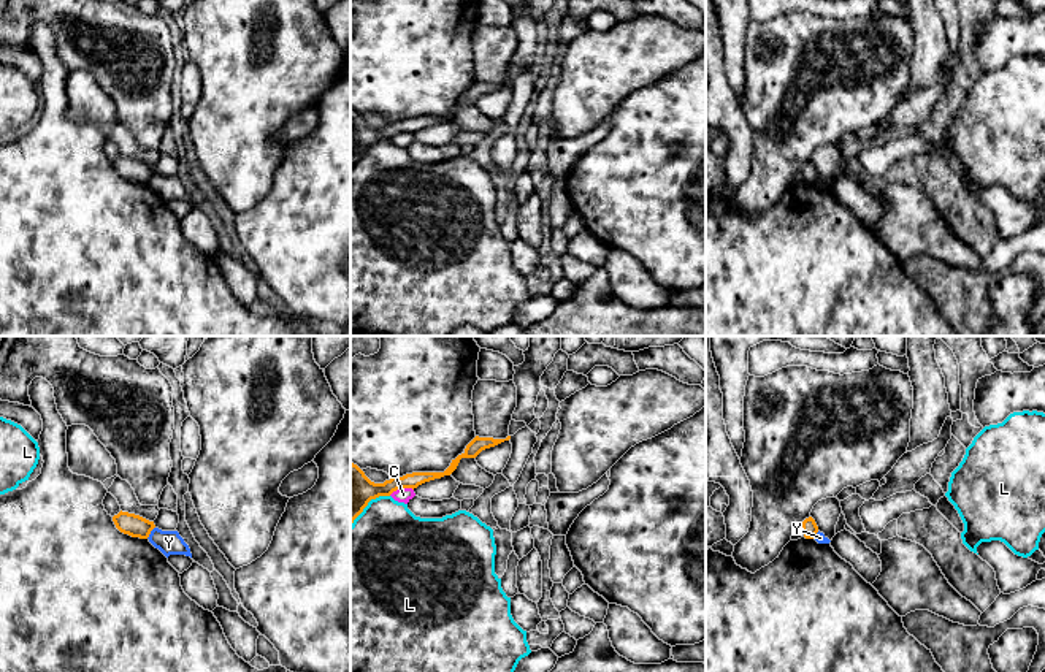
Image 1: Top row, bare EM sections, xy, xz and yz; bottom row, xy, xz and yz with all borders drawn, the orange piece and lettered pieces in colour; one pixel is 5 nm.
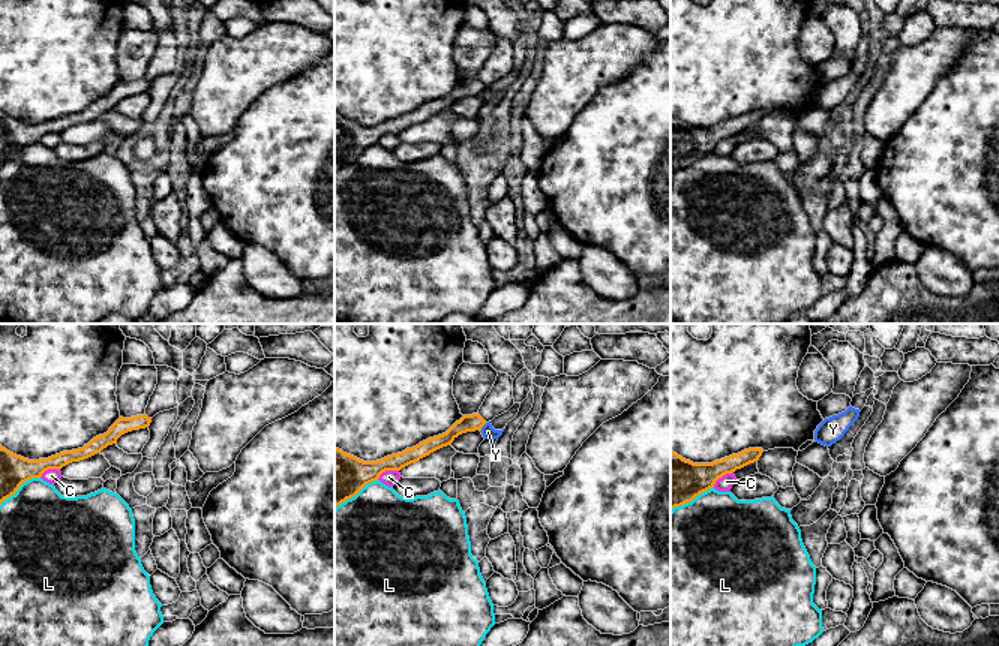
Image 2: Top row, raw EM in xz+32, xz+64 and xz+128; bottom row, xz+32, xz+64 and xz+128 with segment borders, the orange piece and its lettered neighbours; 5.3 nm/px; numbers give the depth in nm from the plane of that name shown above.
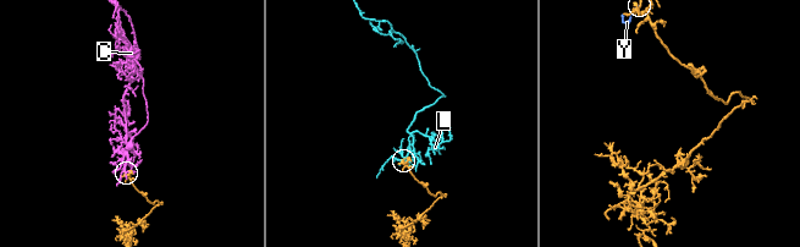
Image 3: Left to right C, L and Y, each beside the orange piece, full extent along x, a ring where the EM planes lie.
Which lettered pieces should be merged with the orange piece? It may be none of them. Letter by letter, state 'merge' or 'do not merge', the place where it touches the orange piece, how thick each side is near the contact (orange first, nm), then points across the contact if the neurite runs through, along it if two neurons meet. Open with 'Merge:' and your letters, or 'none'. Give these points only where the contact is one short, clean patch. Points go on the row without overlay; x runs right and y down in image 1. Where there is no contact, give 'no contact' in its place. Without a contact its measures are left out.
Merge: none
C: do not merge; contact xz (400, 132); calibres 220 and 80 nm
L: do not merge; contact xz (367, 149); calibres 220 and 440 nm
Y: do not merge; contact xy (149, 178); calibres 110 and 120 nm; border xy (154, 171), (146, 183)

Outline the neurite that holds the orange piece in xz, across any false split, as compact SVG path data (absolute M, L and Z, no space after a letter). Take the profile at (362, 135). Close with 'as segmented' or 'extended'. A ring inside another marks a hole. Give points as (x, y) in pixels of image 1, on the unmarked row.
M476 81L466 90L465 97L452 105L450 111L444 117L412 117L403 122L392 122L384 128L371 127L357 109L350 108L350 171L371 144L376 144L379 141L390 141L400 133L414 135L425 127L450 120L457 114L461 103L476 103L482 95L495 92L509 84L511 81L507 81L506 84Z | as segmented

